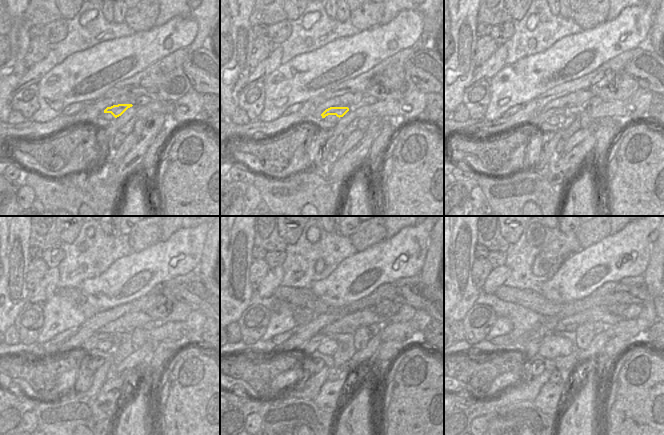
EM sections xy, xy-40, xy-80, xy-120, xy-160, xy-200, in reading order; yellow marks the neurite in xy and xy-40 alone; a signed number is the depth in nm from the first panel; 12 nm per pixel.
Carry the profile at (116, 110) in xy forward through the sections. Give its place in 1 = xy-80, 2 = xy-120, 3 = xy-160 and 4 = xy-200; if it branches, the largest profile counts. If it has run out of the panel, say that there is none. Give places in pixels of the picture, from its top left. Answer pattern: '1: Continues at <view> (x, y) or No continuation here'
1: Continues at xy-80 (542, 116)
2: Continues at xy-120 (93, 341)
3: Continues at xy-160 (312, 344)
4: Continues at xy-200 (532, 348).

